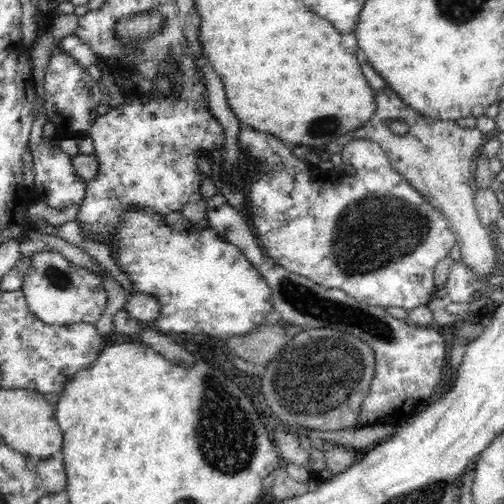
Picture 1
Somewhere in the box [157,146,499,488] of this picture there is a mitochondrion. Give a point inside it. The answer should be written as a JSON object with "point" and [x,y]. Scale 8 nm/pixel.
{"point":[314,376]}

